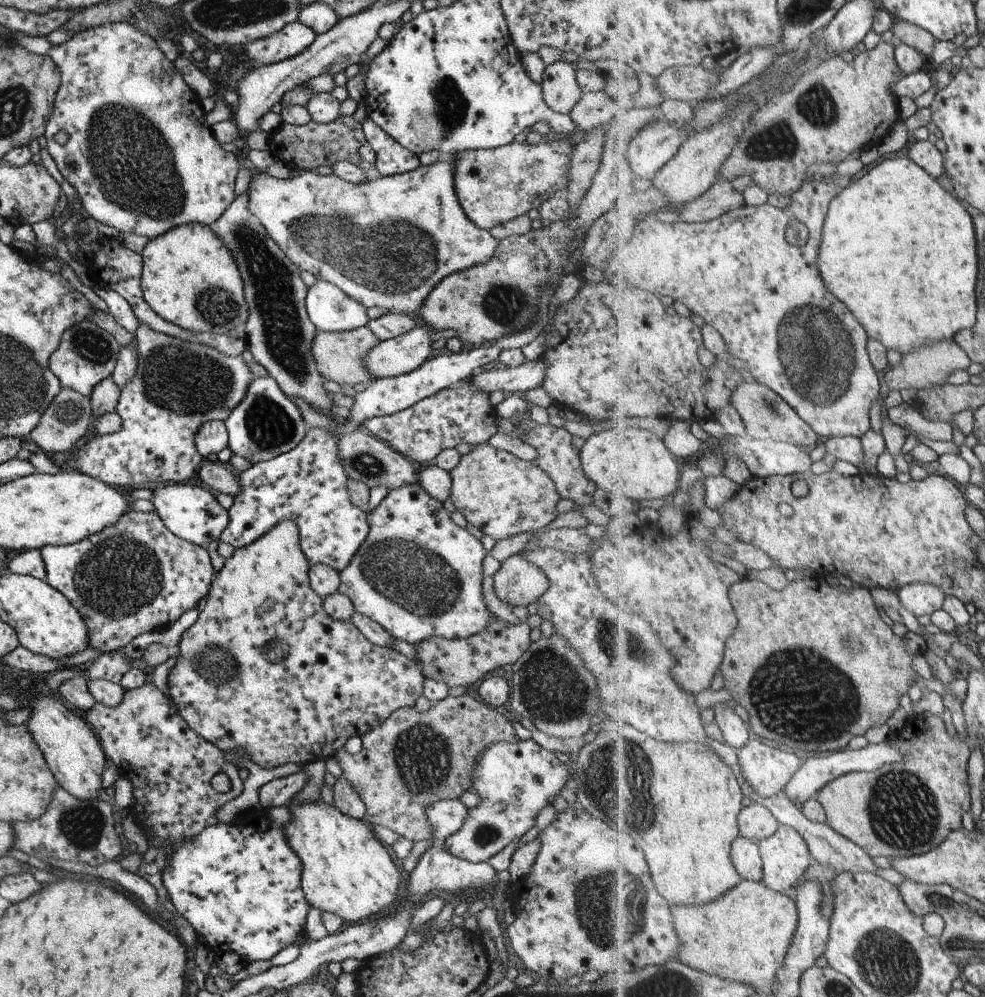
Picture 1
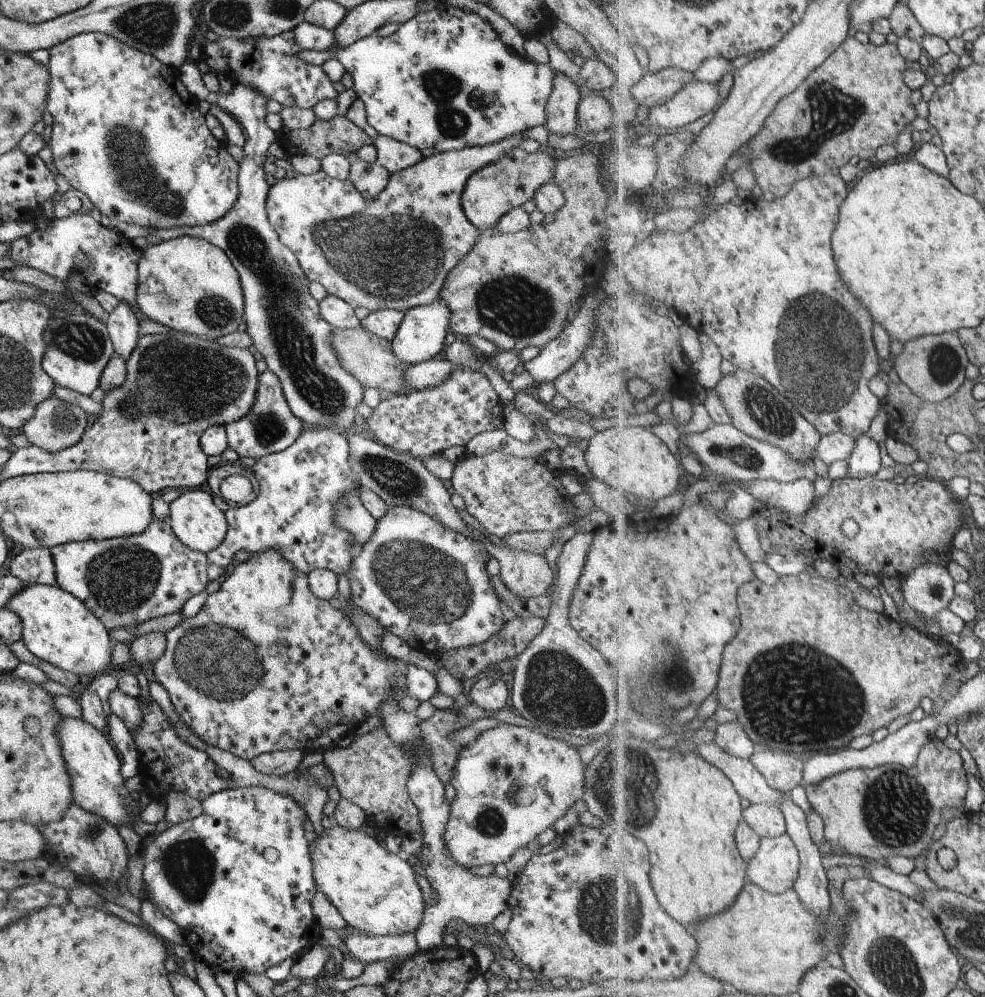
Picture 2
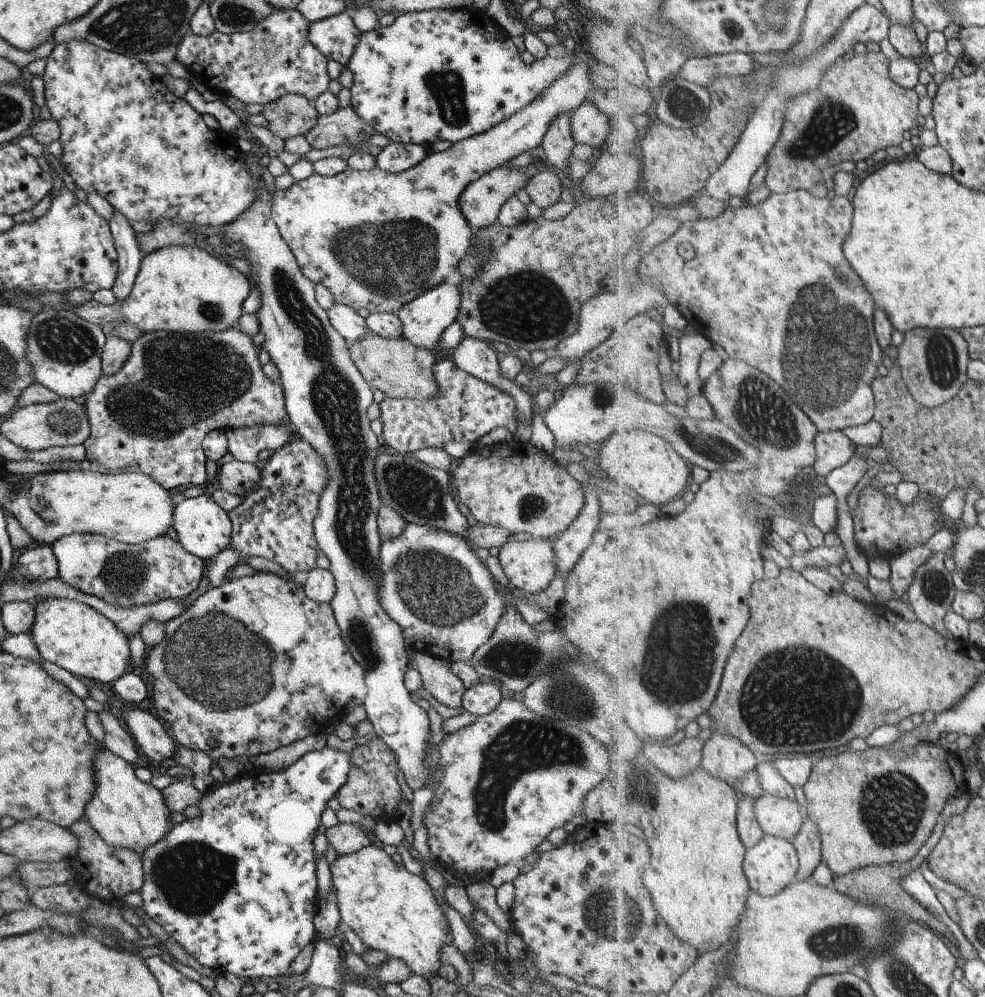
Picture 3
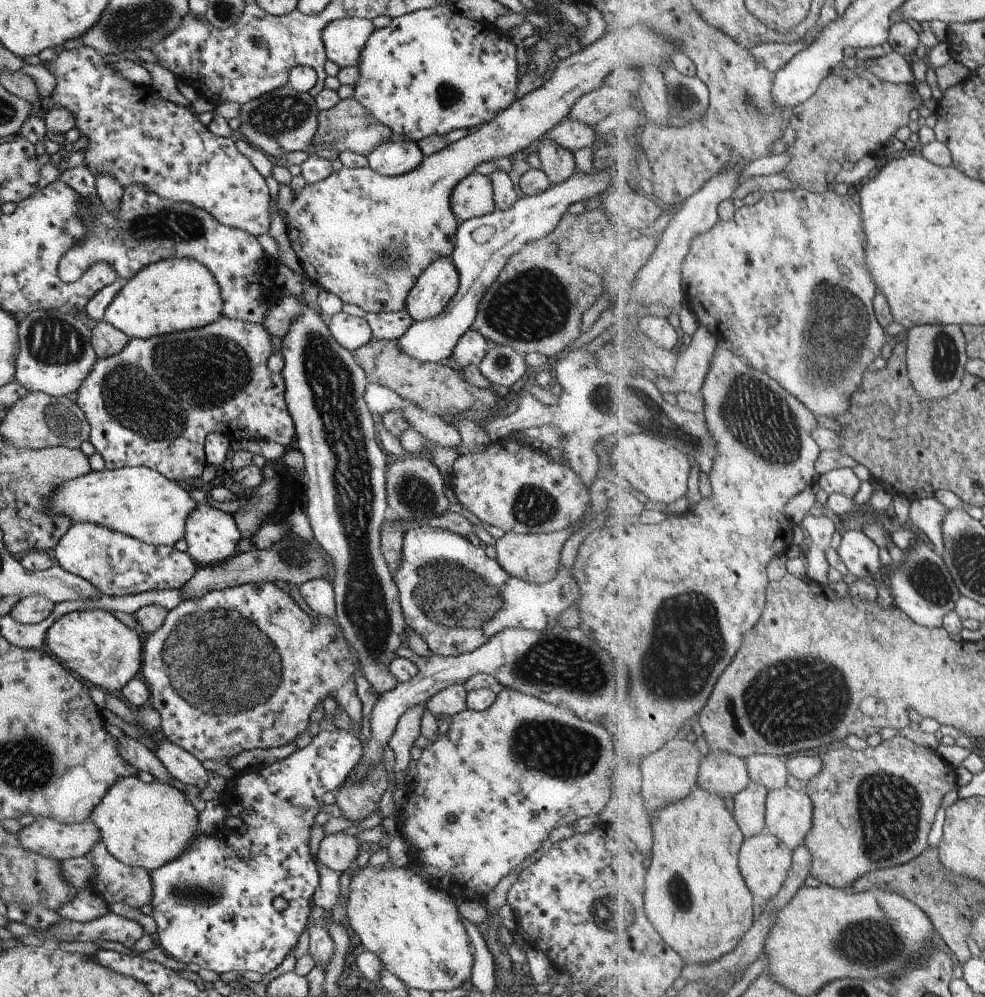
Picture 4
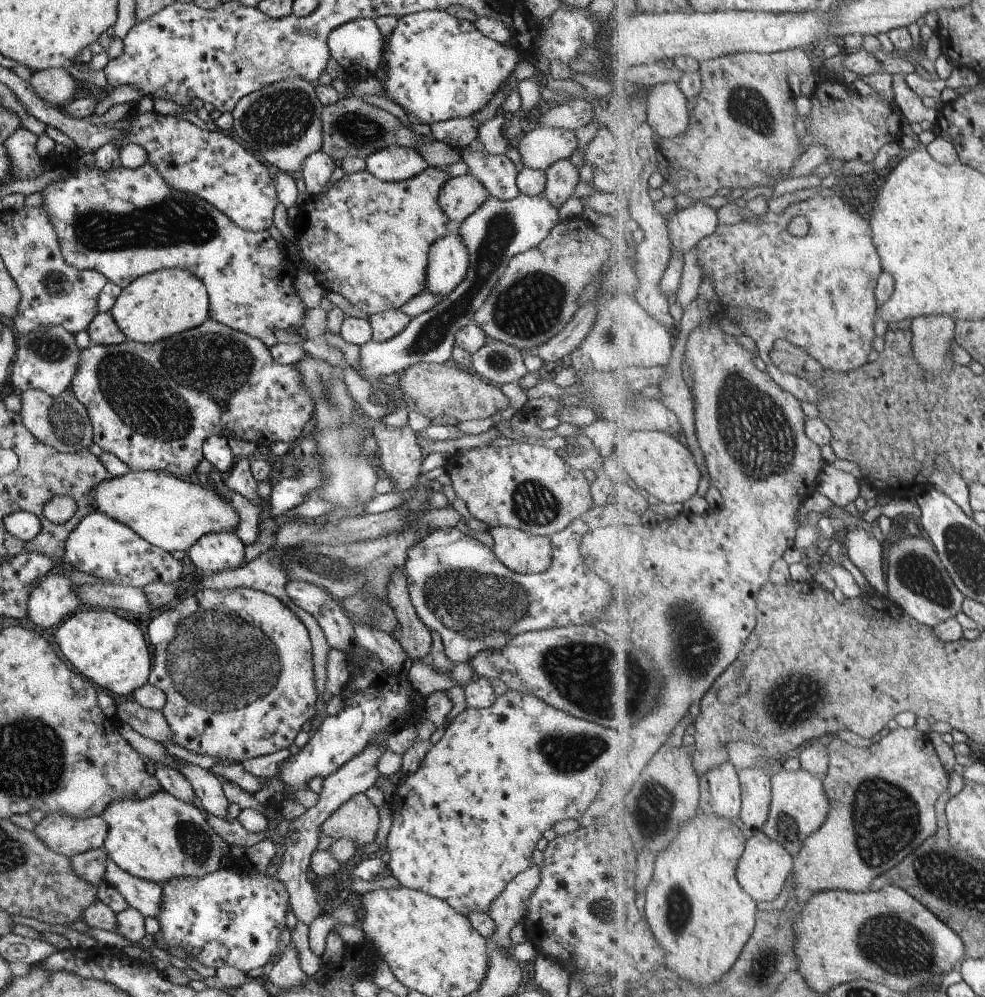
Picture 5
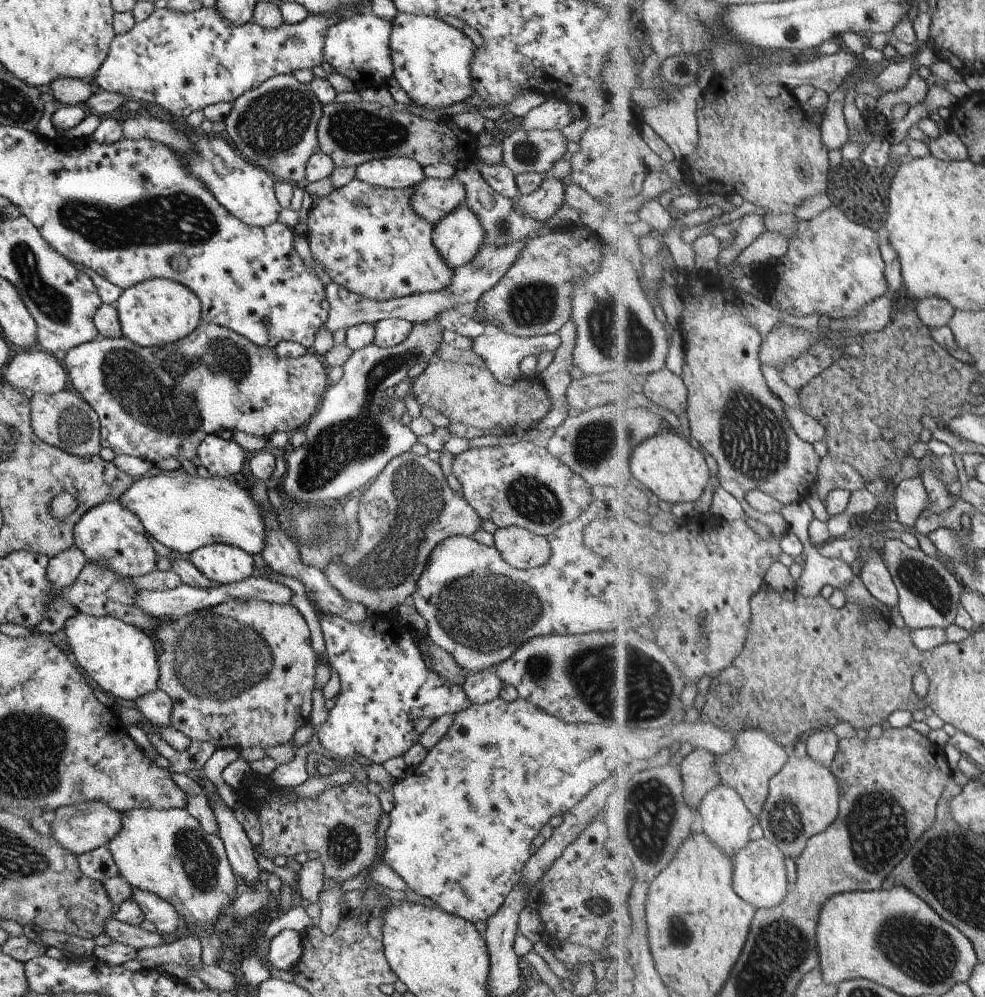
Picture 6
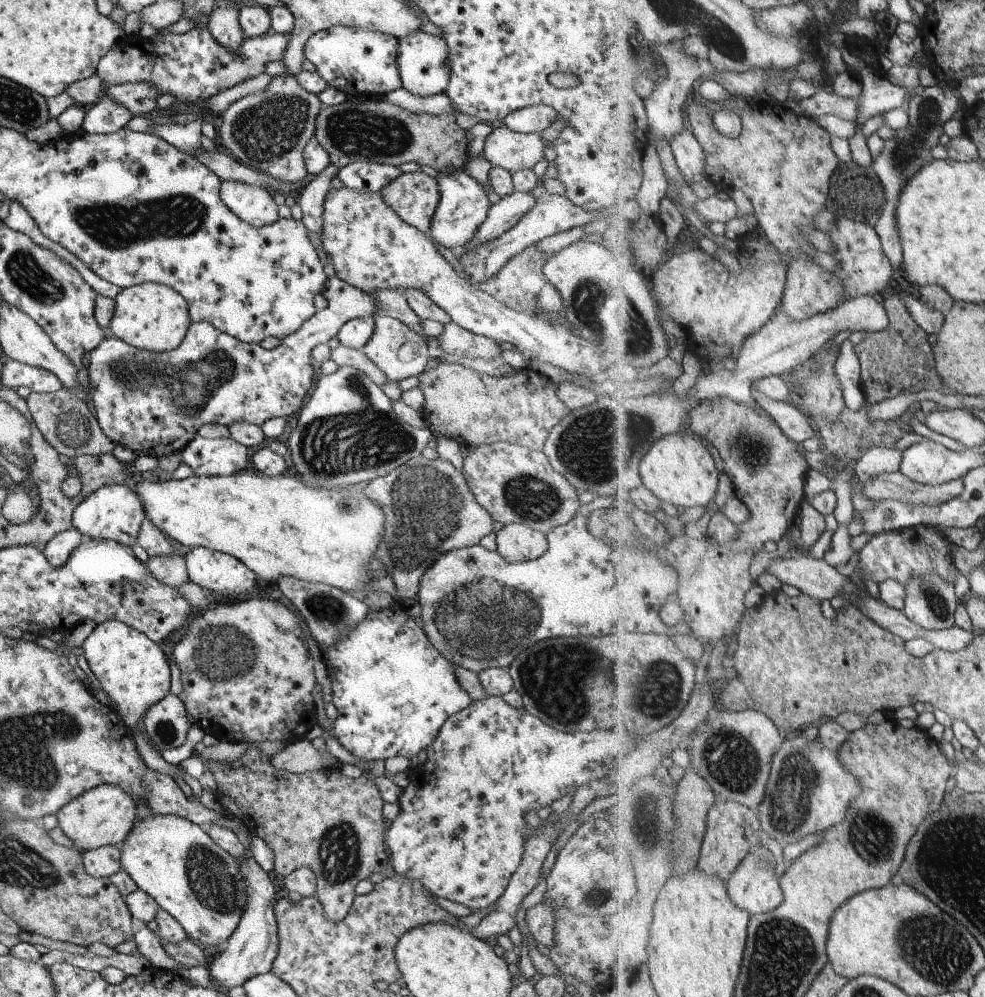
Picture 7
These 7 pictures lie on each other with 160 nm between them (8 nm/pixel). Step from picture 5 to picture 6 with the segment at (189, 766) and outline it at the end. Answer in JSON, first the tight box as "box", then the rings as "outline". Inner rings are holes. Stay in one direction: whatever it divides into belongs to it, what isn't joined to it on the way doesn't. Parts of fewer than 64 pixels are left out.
{"box":[208,793,260,889],"outline":[[[216,793],[208,798],[208,805],[218,826],[217,835],[223,843],[230,868],[245,880],[241,889],[251,886],[260,871],[253,857],[251,843],[237,822],[233,810],[223,803],[219,795]]]}

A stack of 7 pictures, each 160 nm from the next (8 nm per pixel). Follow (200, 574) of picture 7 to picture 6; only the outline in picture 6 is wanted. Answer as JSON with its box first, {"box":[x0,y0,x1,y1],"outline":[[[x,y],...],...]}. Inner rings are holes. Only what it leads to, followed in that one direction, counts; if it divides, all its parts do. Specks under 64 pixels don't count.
{"box":[189,543,254,584],"outline":[[[213,543],[190,552],[189,561],[204,577],[217,584],[234,583],[254,574],[251,555],[236,546]]]}

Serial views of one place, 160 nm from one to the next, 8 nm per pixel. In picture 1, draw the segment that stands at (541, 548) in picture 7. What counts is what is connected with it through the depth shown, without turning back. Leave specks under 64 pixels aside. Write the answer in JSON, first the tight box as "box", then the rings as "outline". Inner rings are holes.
{"box":[492,554,548,608],"outline":[[[515,554],[501,562],[492,576],[495,596],[511,606],[532,608],[539,596],[548,590],[548,581],[537,566],[527,562],[521,554]]]}

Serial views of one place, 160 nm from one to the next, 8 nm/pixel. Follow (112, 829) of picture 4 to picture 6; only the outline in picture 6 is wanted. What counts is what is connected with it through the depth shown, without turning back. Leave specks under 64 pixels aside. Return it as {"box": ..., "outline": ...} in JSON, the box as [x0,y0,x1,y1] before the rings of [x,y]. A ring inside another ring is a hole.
{"box":[106,808,240,965],"outline":[[[184,808],[173,809],[127,809],[119,811],[121,826],[115,836],[106,844],[112,861],[118,868],[118,875],[131,887],[159,895],[175,909],[184,920],[187,929],[197,937],[202,950],[201,960],[205,965],[219,965],[220,938],[216,935],[214,924],[218,914],[233,902],[240,888],[235,886],[235,878],[231,874],[229,861],[223,843],[217,835],[207,834],[196,818]]]}

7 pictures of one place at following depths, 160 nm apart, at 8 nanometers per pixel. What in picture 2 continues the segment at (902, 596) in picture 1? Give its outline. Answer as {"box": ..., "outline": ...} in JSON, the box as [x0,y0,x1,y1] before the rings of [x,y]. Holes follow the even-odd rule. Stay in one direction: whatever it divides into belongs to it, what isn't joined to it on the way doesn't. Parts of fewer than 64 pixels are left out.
{"box":[902,563,956,636],"outline":[[[933,563],[921,565],[920,568],[917,568],[915,572],[902,581],[902,592],[905,601],[911,609],[929,619],[926,625],[929,633],[940,636],[945,634],[941,624],[937,622],[937,614],[949,609],[951,602],[954,601],[956,596],[955,580],[953,580],[953,576],[949,574],[949,570],[946,567]]]}

